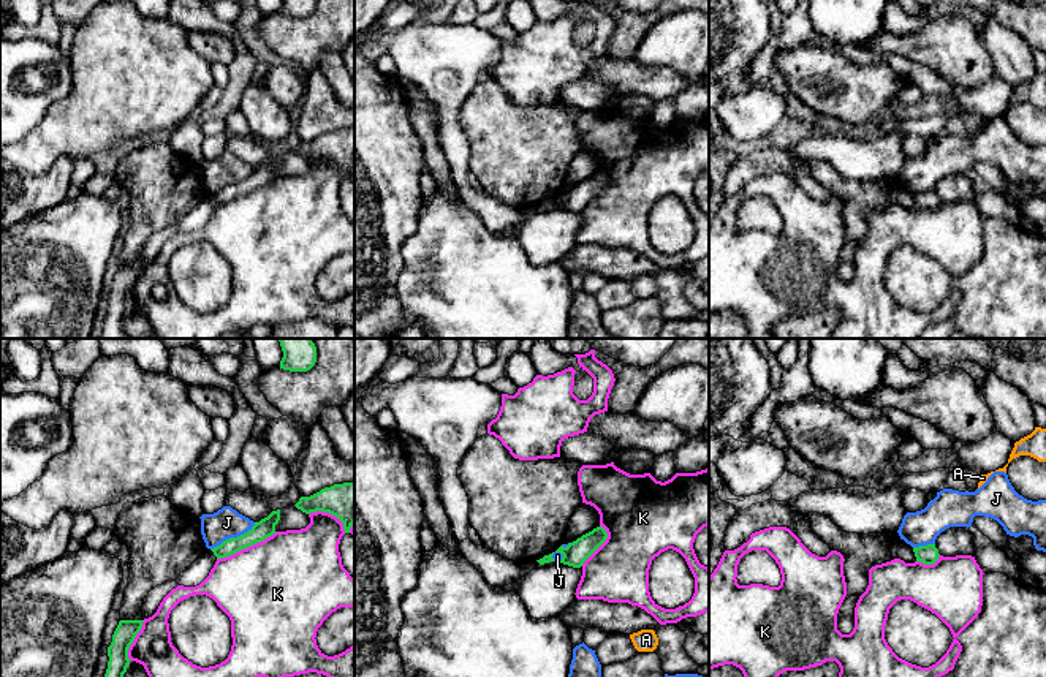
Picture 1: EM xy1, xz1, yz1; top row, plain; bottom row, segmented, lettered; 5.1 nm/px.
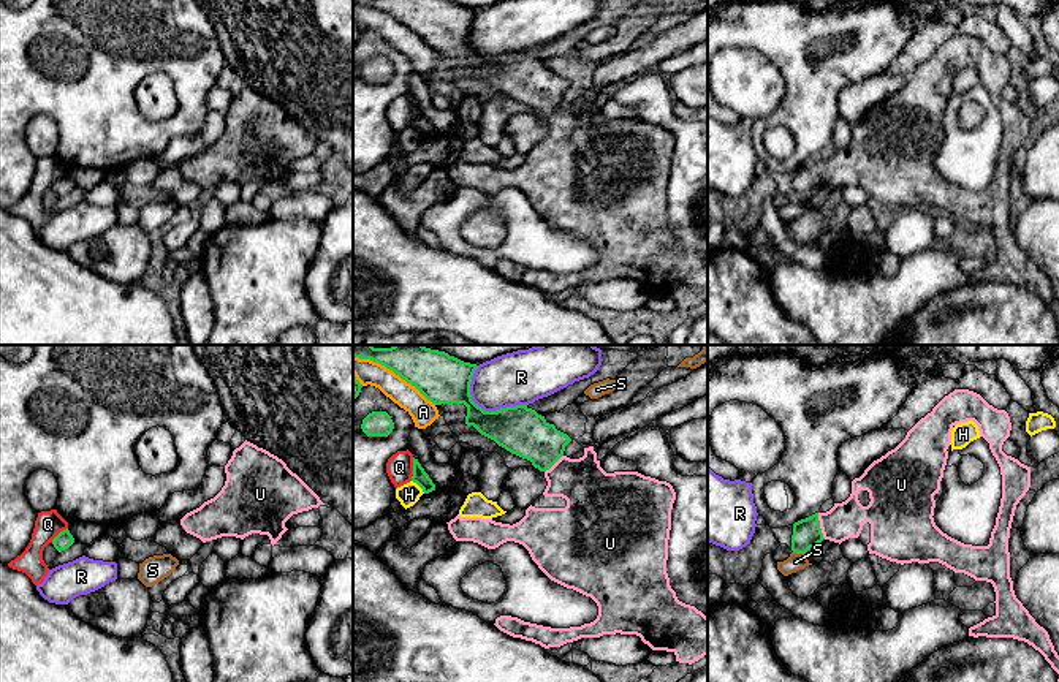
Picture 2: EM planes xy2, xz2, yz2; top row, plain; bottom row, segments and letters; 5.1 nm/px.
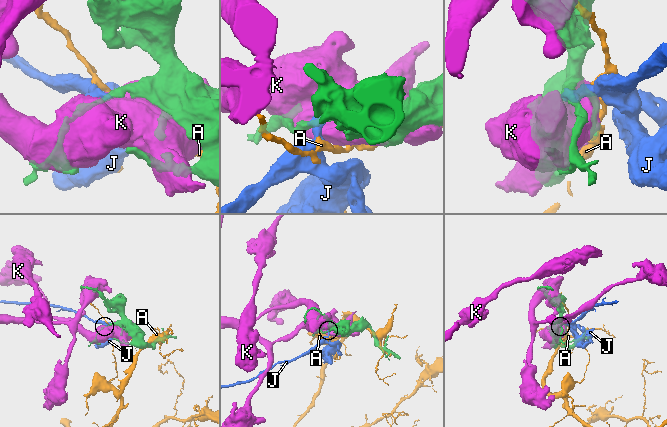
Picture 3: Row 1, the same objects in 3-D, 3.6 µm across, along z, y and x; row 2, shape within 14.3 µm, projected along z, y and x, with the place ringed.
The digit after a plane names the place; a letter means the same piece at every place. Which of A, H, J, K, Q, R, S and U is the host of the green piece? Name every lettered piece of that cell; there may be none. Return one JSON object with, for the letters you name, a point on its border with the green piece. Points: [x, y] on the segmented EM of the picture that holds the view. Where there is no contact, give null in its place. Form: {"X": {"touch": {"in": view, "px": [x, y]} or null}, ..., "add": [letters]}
{"U": {"touch": {"in": "yz2", "px": [819, 526]}}, "add": ["U"]}

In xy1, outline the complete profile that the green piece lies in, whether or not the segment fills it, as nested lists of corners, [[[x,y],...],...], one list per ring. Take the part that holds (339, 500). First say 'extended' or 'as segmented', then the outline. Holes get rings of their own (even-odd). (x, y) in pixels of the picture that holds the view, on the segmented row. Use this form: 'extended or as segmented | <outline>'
as segmented | [[[354,481],[334,484],[310,497],[301,497],[294,506],[305,514],[329,512],[343,524],[345,533],[350,533],[354,524]]]

